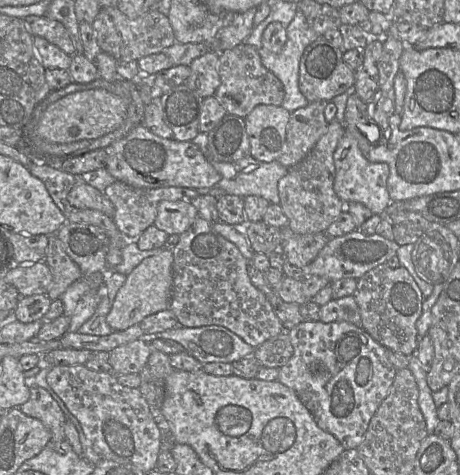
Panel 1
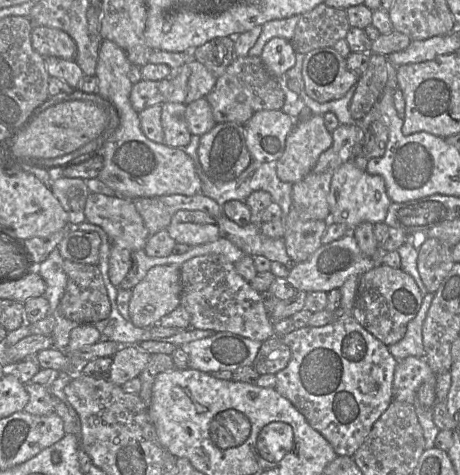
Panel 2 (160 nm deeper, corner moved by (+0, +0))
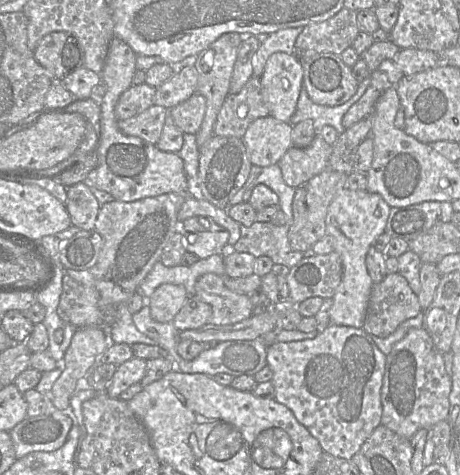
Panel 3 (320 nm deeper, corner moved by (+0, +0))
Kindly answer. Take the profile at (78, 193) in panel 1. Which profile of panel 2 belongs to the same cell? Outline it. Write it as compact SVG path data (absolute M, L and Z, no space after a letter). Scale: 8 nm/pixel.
M90 193L84 213L86 221L105 231L111 244L132 252L144 250L150 233L132 199Z

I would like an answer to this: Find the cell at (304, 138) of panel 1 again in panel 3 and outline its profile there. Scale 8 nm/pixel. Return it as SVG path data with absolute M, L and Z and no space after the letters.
M319 133L307 147L291 146L278 162L284 181L293 188L303 185L328 166L331 154L332 146Z

